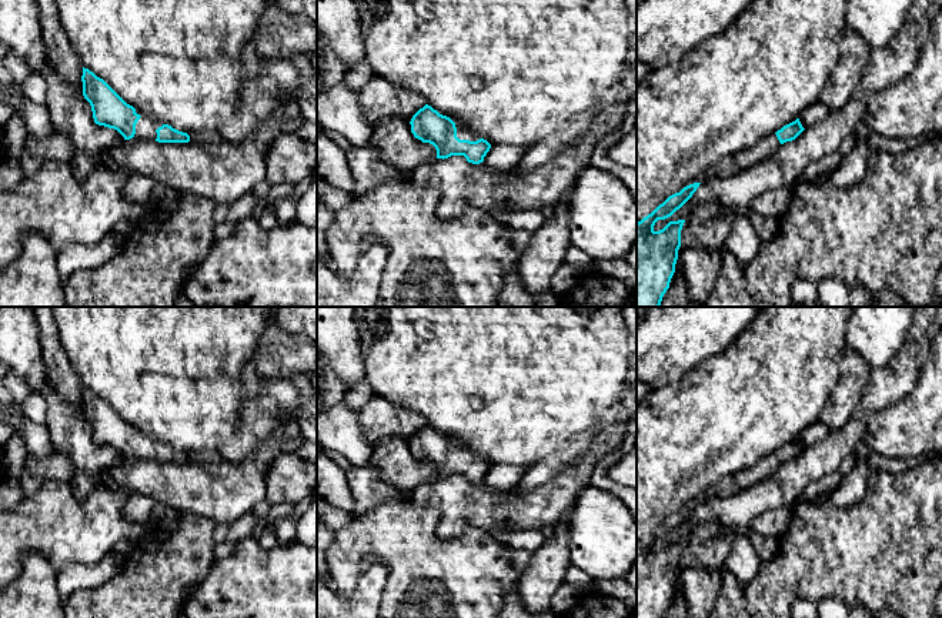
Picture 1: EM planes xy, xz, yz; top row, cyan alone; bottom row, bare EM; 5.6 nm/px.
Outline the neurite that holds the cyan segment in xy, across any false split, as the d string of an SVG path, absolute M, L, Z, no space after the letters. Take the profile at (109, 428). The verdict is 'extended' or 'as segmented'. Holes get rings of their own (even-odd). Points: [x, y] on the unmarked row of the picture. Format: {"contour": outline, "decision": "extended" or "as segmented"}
{"contour": "M83 387L83 415L90 422L94 442L117 450L124 460L188 462L190 455L156 441L127 424L103 398Z", "decision": "extended"}

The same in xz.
{"contour": "M428 424L412 435L410 444L415 458L435 467L437 478L464 475L468 482L480 484L491 468L487 460Z", "decision": "extended"}

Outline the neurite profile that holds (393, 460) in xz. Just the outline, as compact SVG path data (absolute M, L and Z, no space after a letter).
M391 437L375 447L368 464L381 481L405 494L437 478L435 467L415 458L410 441L400 437Z

